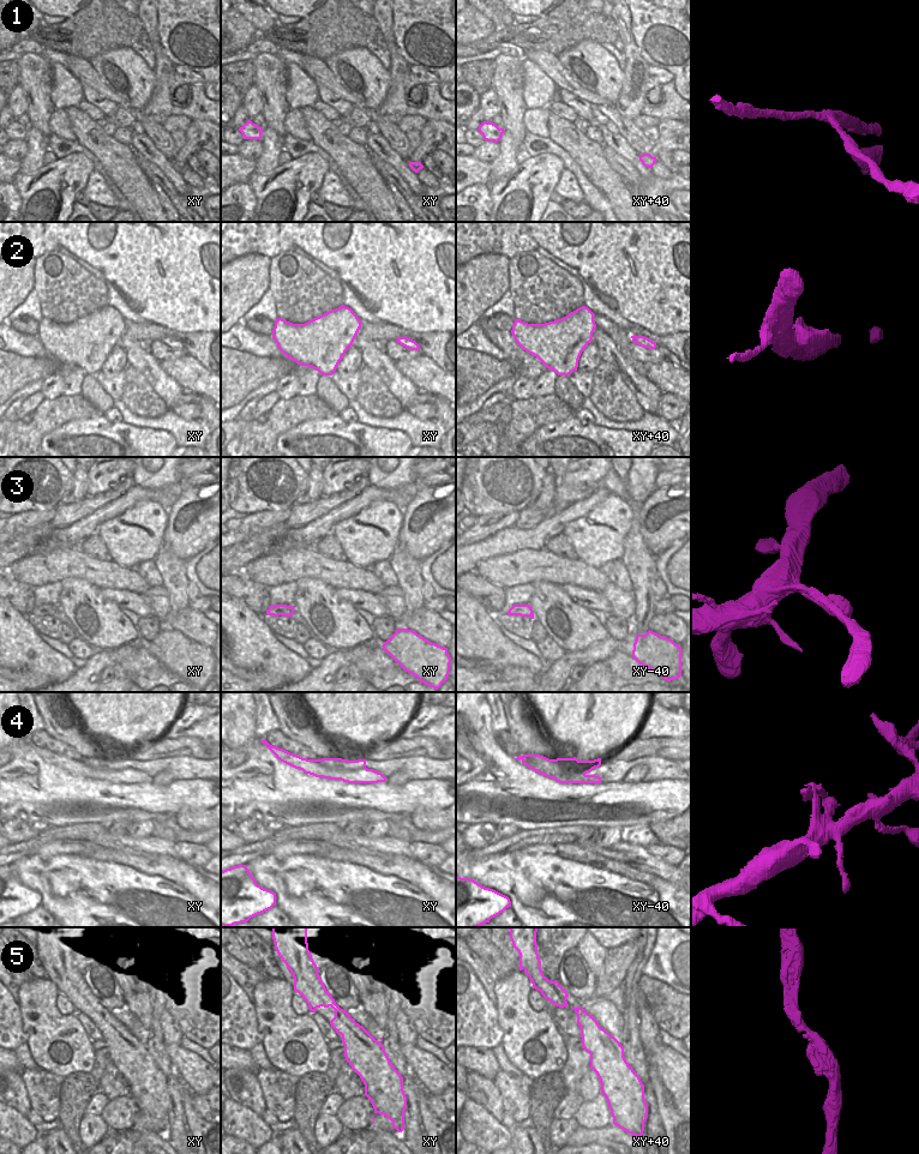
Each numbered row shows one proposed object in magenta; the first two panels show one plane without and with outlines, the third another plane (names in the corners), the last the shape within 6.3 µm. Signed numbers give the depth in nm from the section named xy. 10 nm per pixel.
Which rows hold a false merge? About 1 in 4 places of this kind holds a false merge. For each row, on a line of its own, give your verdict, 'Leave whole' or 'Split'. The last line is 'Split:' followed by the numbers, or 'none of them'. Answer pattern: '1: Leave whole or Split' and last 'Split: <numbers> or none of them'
1: Leave whole
2: Leave whole
3: Leave whole
4: Split
5: Leave whole
Split: 4.

